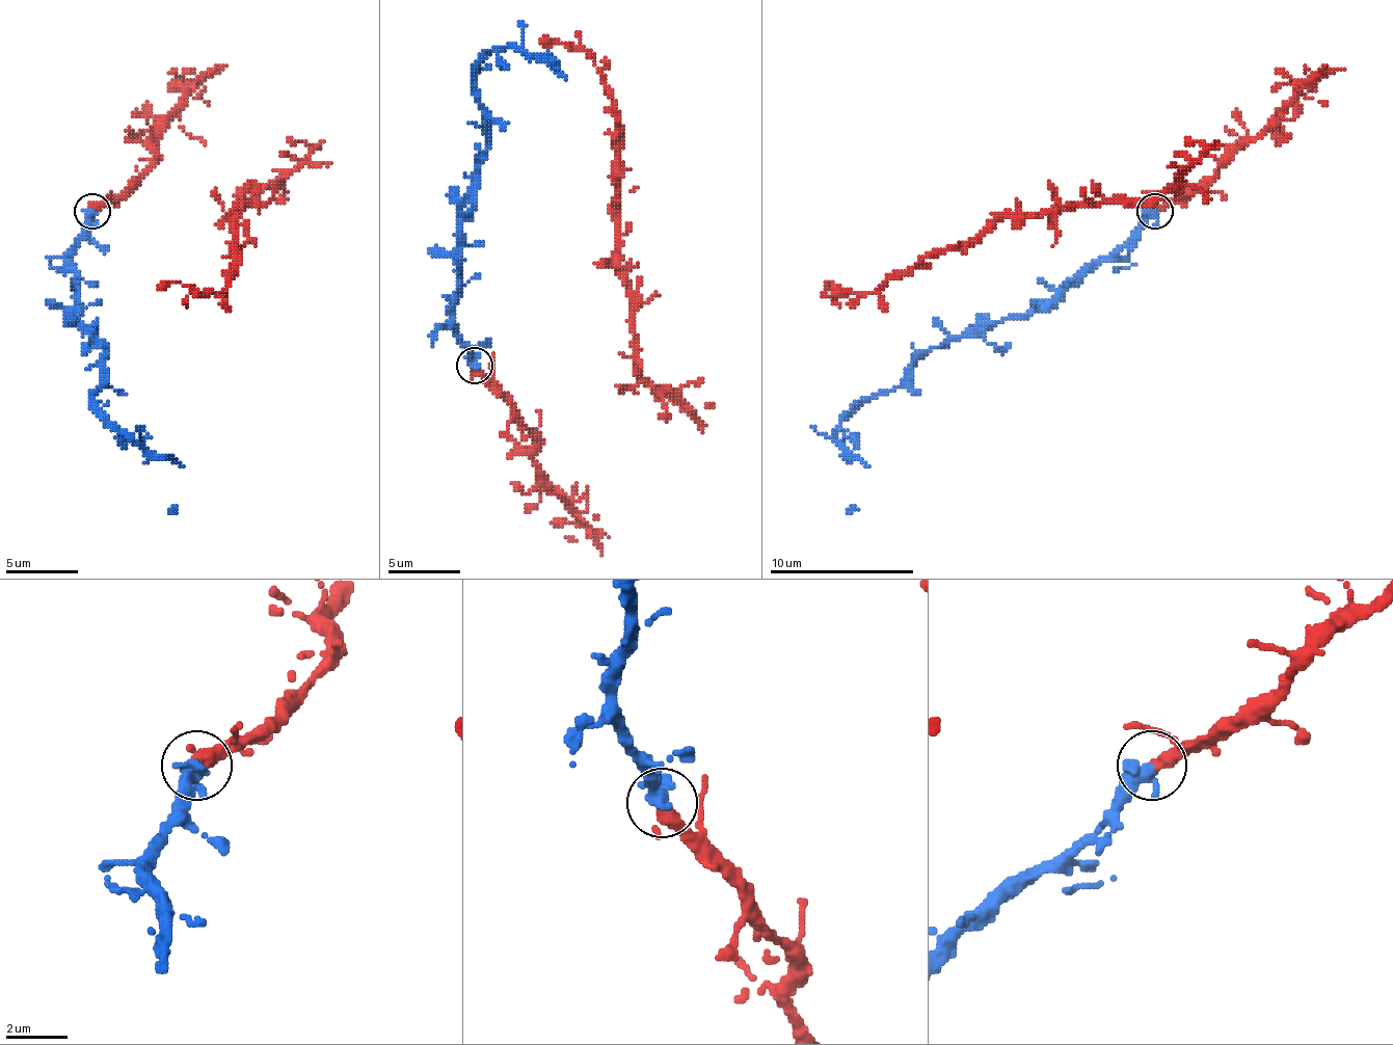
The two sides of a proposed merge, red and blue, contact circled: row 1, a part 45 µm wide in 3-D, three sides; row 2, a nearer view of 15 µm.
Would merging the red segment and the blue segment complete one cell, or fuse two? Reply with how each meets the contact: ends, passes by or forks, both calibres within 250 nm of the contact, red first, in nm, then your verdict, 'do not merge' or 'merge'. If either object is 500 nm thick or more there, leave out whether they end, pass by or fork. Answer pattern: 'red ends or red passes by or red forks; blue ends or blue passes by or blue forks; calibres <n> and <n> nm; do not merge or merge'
calibres 300 and 550 nm; merge

